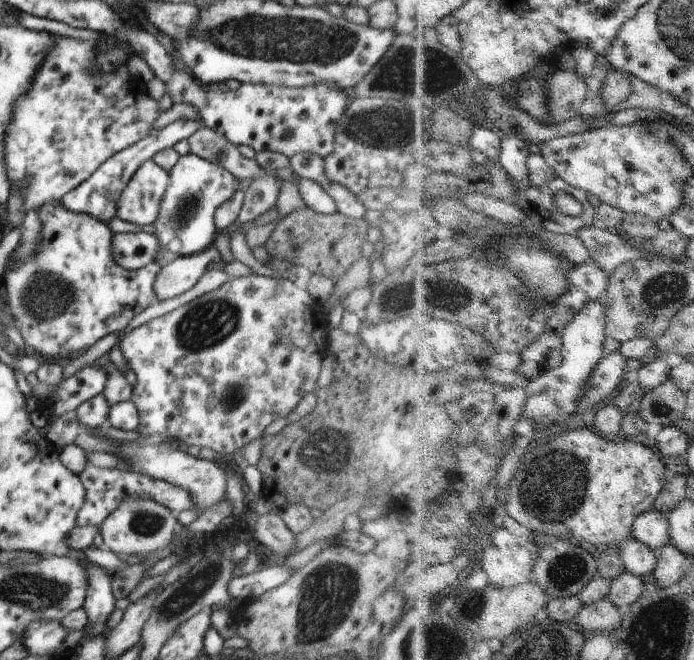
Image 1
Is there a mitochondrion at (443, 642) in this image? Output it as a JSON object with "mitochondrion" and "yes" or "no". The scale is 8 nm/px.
{"mitochondrion":"yes"}

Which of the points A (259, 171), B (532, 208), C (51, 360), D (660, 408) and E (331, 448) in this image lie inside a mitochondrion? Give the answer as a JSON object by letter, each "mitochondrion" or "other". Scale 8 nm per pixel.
{"A":"other","B":"other","C":"other","D":"mitochondrion","E":"mitochondrion"}

